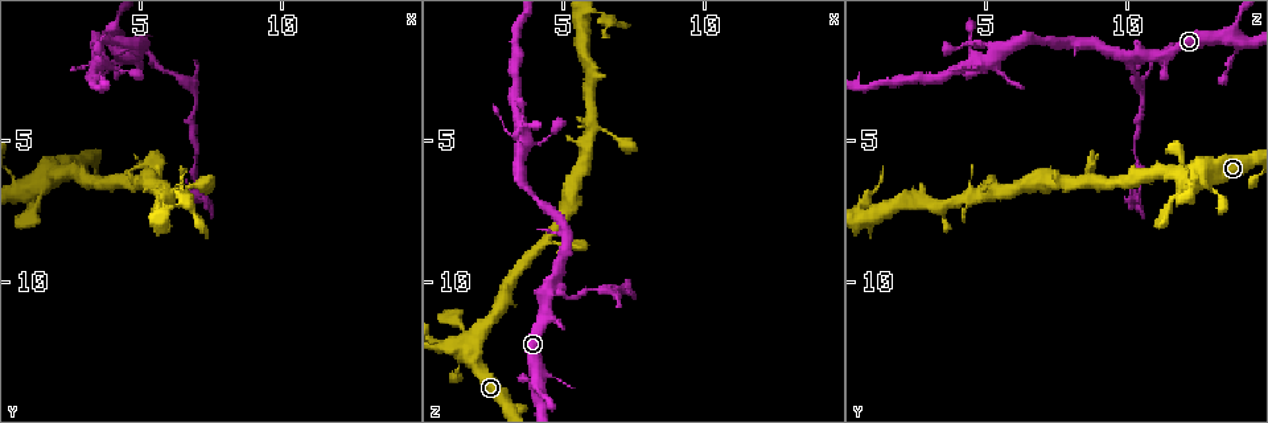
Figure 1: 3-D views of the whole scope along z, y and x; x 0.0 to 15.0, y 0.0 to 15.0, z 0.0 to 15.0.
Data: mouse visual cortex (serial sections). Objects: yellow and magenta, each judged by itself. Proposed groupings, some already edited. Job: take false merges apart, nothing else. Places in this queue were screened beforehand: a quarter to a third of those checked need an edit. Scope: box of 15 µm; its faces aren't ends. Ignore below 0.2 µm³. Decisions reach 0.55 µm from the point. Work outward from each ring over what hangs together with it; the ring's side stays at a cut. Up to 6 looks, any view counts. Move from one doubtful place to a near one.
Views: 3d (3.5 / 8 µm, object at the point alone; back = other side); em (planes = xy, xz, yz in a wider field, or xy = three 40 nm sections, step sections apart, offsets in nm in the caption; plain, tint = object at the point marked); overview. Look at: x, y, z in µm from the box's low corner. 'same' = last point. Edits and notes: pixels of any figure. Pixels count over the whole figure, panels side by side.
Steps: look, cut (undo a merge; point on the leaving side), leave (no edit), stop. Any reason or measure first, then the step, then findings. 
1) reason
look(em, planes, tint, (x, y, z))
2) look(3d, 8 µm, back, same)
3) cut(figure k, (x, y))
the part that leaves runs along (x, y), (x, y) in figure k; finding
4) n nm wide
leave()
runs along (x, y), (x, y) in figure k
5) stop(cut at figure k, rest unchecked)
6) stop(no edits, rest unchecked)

thick turns thin
look(3d, 3.5 µm, (1.8, 6.2, 12.2))

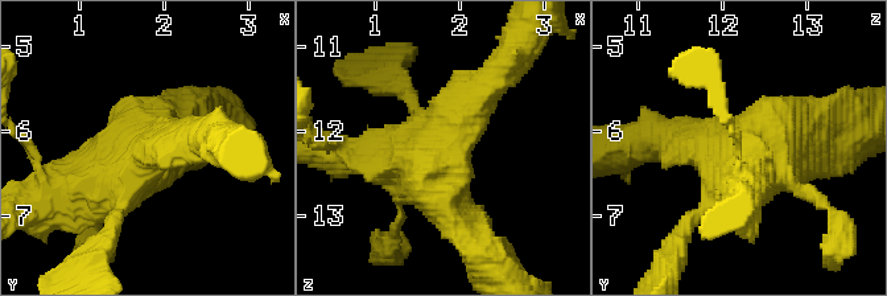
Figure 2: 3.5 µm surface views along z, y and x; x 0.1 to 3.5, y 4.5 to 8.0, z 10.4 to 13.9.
need the tissue
look(em, xy, step 5, tint, (1.80, 6.25, 12.10))

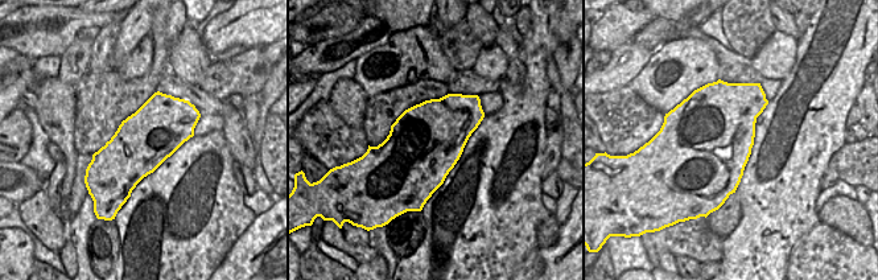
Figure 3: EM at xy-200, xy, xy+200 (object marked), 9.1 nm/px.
another direction
look(em, planes, tint, same)

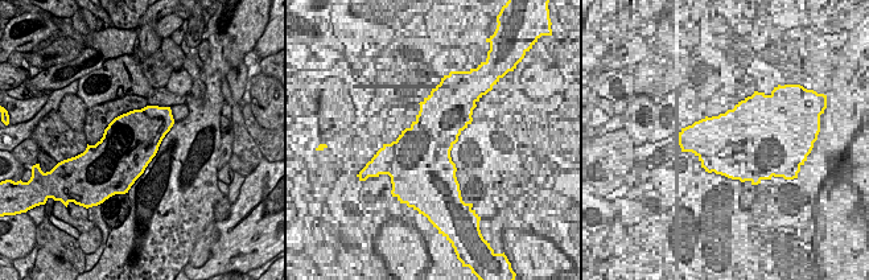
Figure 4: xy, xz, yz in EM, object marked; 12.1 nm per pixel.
leave()
runs along (475, 237), (434, 149), (479, 91) in figure 2; one cell here

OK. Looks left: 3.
a fork
look(3d, 3.5 µm, (4.5, 2.0, 10.4))

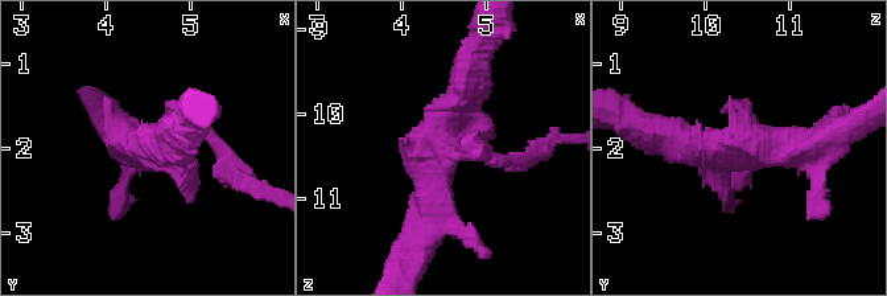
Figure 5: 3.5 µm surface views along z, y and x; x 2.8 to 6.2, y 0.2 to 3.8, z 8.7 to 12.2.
now the EM
look(em, xy, step 2, tint, (4.50, 2.00, 10.35))

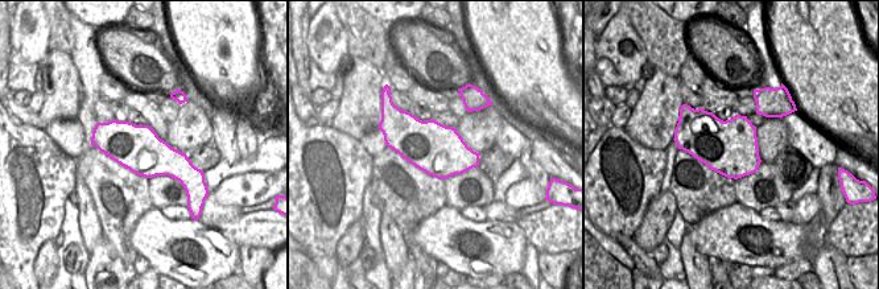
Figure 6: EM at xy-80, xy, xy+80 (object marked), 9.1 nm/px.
cut(figure 5, (507, 164))
the part that leaves runs along (462, 156), (519, 163), (552, 143) in figure 5; two cells meet here

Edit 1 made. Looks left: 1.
stop(cut at figure 5, rest unchecked)

